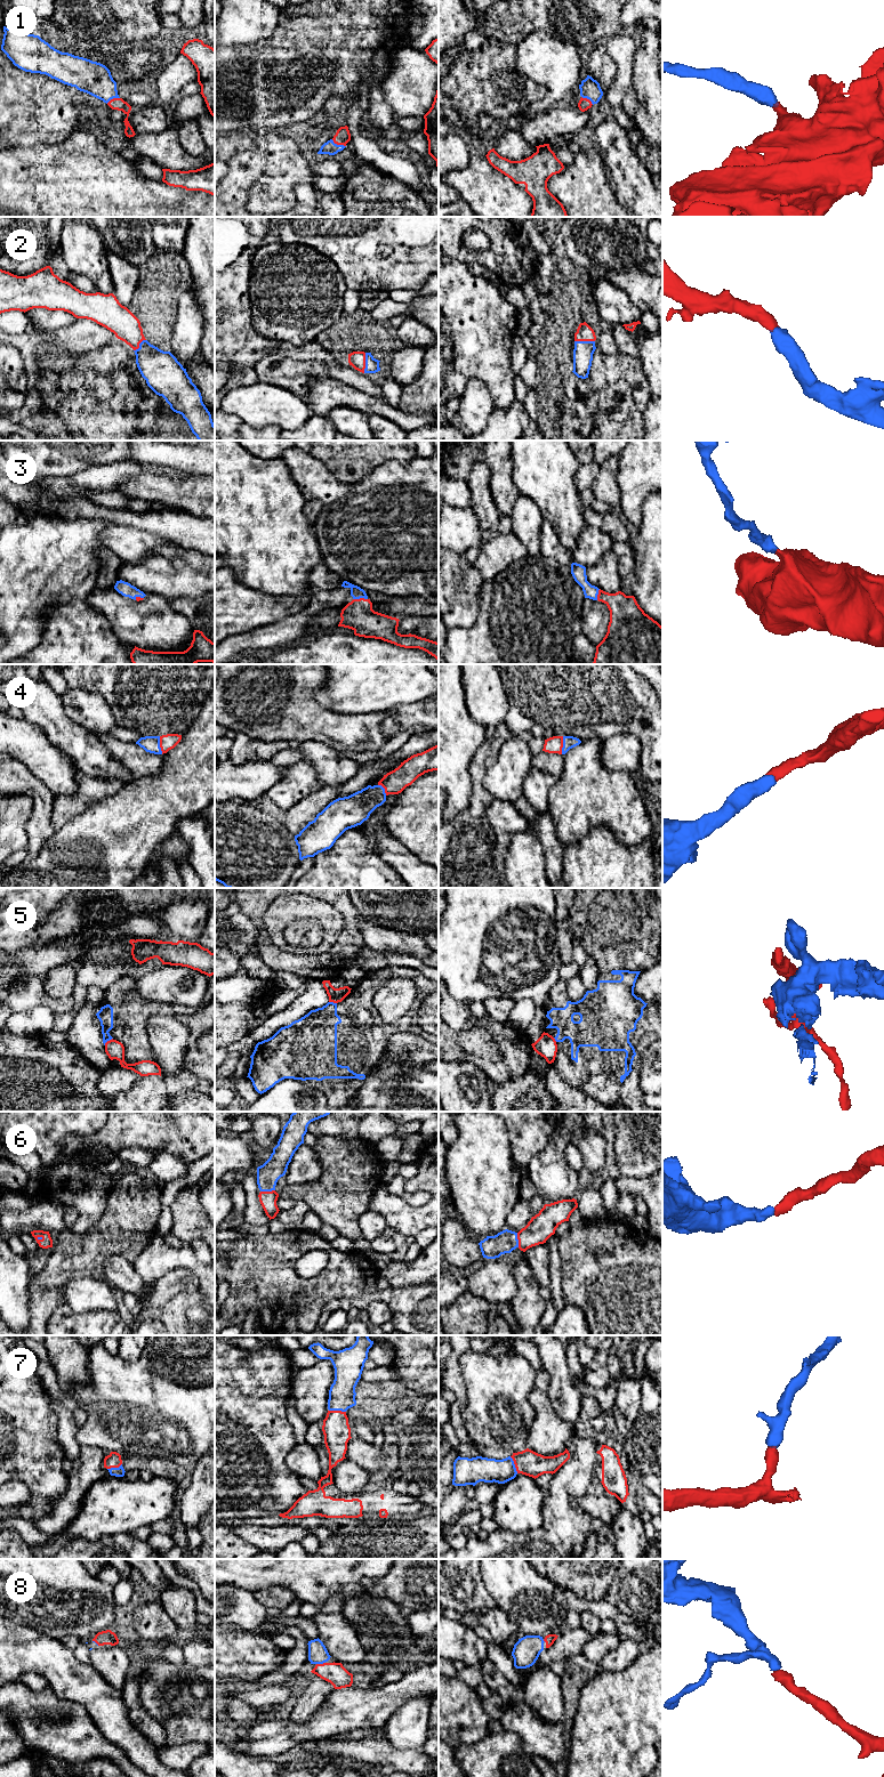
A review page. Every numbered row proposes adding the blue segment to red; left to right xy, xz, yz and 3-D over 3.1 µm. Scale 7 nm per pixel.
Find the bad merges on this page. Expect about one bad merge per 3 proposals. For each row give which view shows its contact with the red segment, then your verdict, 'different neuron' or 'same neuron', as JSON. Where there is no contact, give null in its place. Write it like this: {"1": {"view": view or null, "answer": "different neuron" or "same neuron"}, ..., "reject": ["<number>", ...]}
{"1": {"view": "xz", "answer": "same neuron"}, "2": {"view": "xz", "answer": "same neuron"}, "3": {"view": "xz", "answer": "same neuron"}, "4": {"view": "xy", "answer": "same neuron"}, "5": {"view": "xy", "answer": "different neuron"}, "6": {"view": "xz", "answer": "same neuron"}, "7": {"view": "xz", "answer": "same neuron"}, "8": {"view": "xz", "answer": "same neuron"}, "reject": ["5"]}

